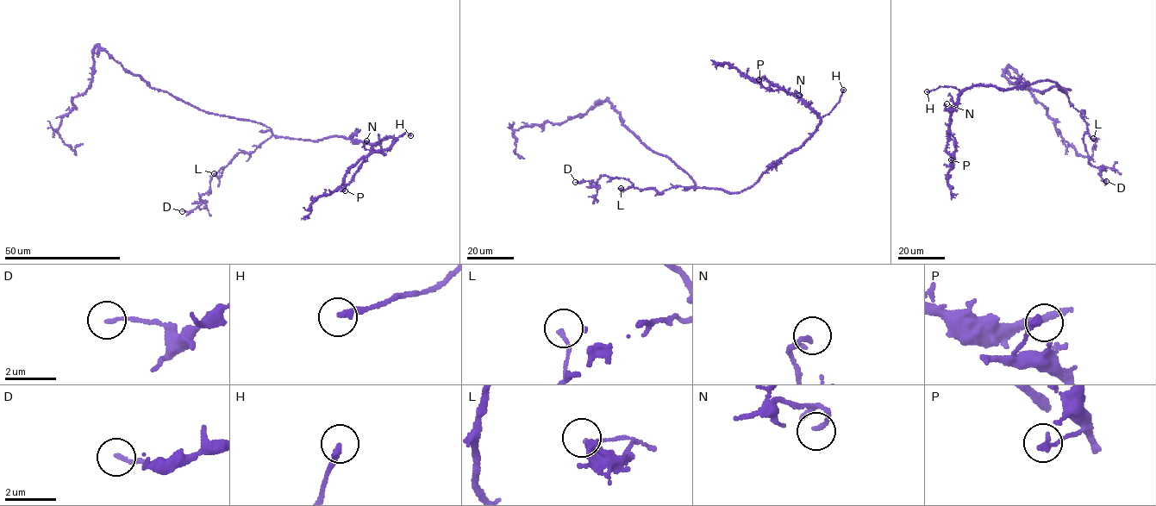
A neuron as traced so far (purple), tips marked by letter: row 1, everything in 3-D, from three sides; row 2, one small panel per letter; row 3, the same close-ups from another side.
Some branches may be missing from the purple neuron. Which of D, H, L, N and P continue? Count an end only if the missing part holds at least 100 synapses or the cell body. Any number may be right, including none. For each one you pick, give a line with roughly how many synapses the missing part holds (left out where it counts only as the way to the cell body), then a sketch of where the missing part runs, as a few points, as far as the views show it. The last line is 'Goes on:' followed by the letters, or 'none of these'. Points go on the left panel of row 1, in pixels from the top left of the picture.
Goes on: H

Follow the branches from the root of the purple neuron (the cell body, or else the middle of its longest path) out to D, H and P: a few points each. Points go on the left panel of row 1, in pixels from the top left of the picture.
D: (253, 121), (268, 127), (272, 135), (254, 152), (236, 154), (211, 177), (200, 205), (182, 211)
H: (253, 121), (274, 136), (312, 140), (337, 135), (375, 144), (410, 135)
P: (253, 121), (274, 136), (312, 140), (337, 135), (375, 144), (392, 136), (392, 146), (365, 159), (345, 190)

